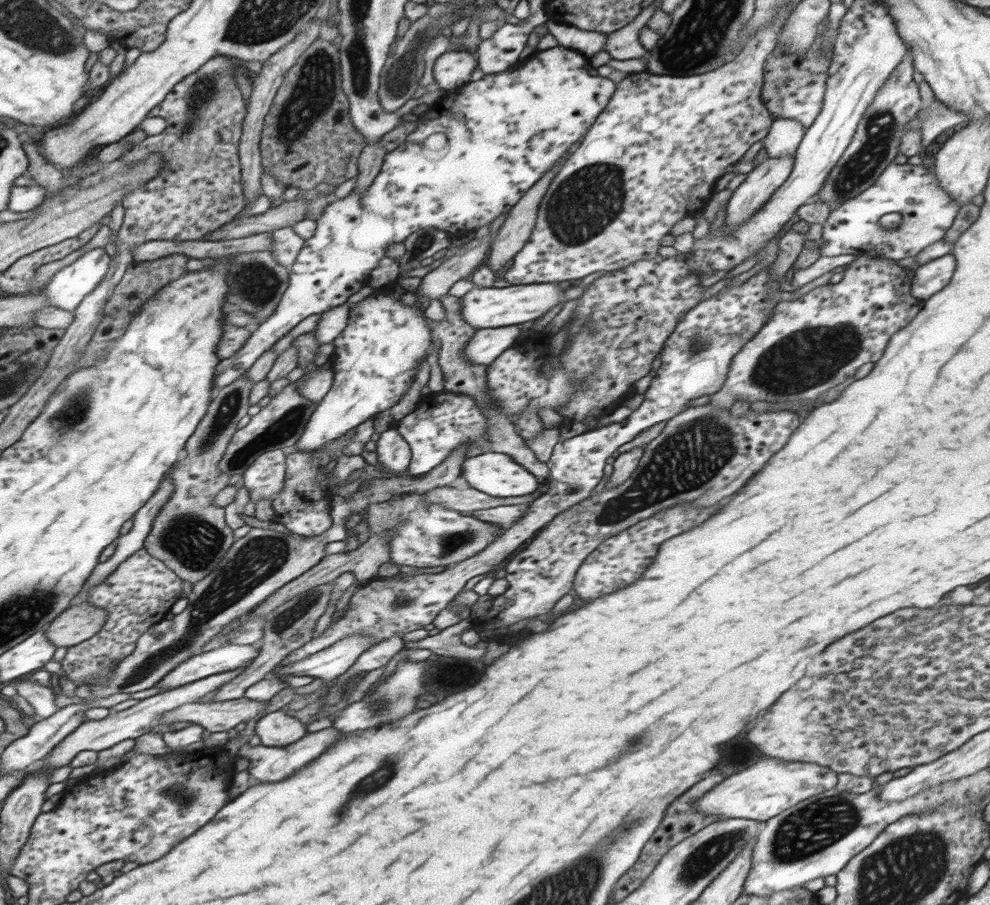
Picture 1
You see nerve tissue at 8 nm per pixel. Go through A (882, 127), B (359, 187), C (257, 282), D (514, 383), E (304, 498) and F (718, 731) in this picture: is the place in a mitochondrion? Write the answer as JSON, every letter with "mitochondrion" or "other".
{"A":"mitochondrion","B":"other","C":"mitochondrion","D":"other","E":"other","F":"other"}

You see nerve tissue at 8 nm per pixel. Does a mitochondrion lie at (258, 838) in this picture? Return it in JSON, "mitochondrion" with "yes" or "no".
{"mitochondrion":"no"}

